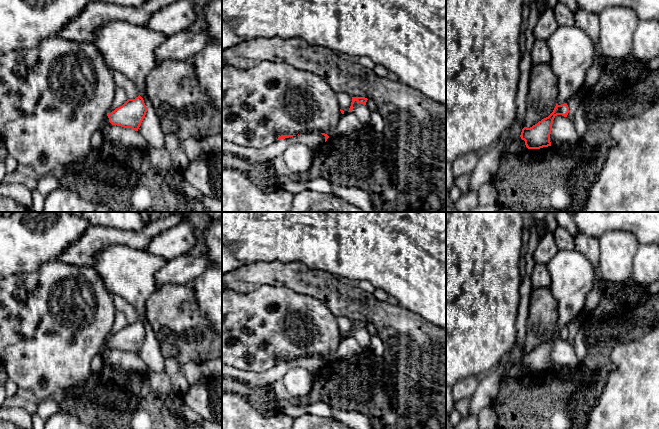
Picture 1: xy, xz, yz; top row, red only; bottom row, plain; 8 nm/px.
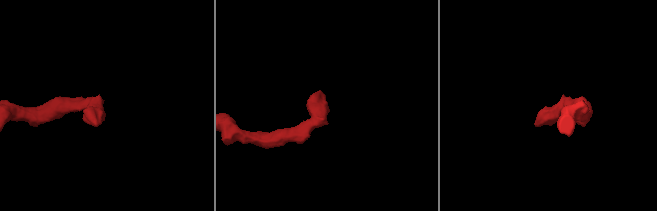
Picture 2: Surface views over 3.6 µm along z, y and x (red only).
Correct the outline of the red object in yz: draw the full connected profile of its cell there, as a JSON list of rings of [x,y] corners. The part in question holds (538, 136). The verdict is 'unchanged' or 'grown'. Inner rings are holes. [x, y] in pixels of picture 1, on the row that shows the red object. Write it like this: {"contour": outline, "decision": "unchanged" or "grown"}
{"contour": [[[566,103],[556,104],[553,112],[546,118],[539,121],[530,128],[524,127],[521,132],[521,139],[525,141],[528,149],[540,149],[551,146],[550,134],[552,131],[553,120],[557,115],[567,117],[569,107]]], "decision": "unchanged"}

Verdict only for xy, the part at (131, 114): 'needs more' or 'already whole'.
already whole

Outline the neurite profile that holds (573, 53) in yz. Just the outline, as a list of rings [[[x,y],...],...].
[[[559,25],[546,42],[552,55],[549,64],[558,77],[557,104],[561,105],[566,103],[572,94],[584,88],[588,70],[593,65],[594,60],[601,56],[587,33],[575,25]]]

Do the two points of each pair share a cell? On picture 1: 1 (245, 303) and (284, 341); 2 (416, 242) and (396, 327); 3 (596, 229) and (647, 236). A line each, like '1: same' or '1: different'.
1: same
2: different
3: same

